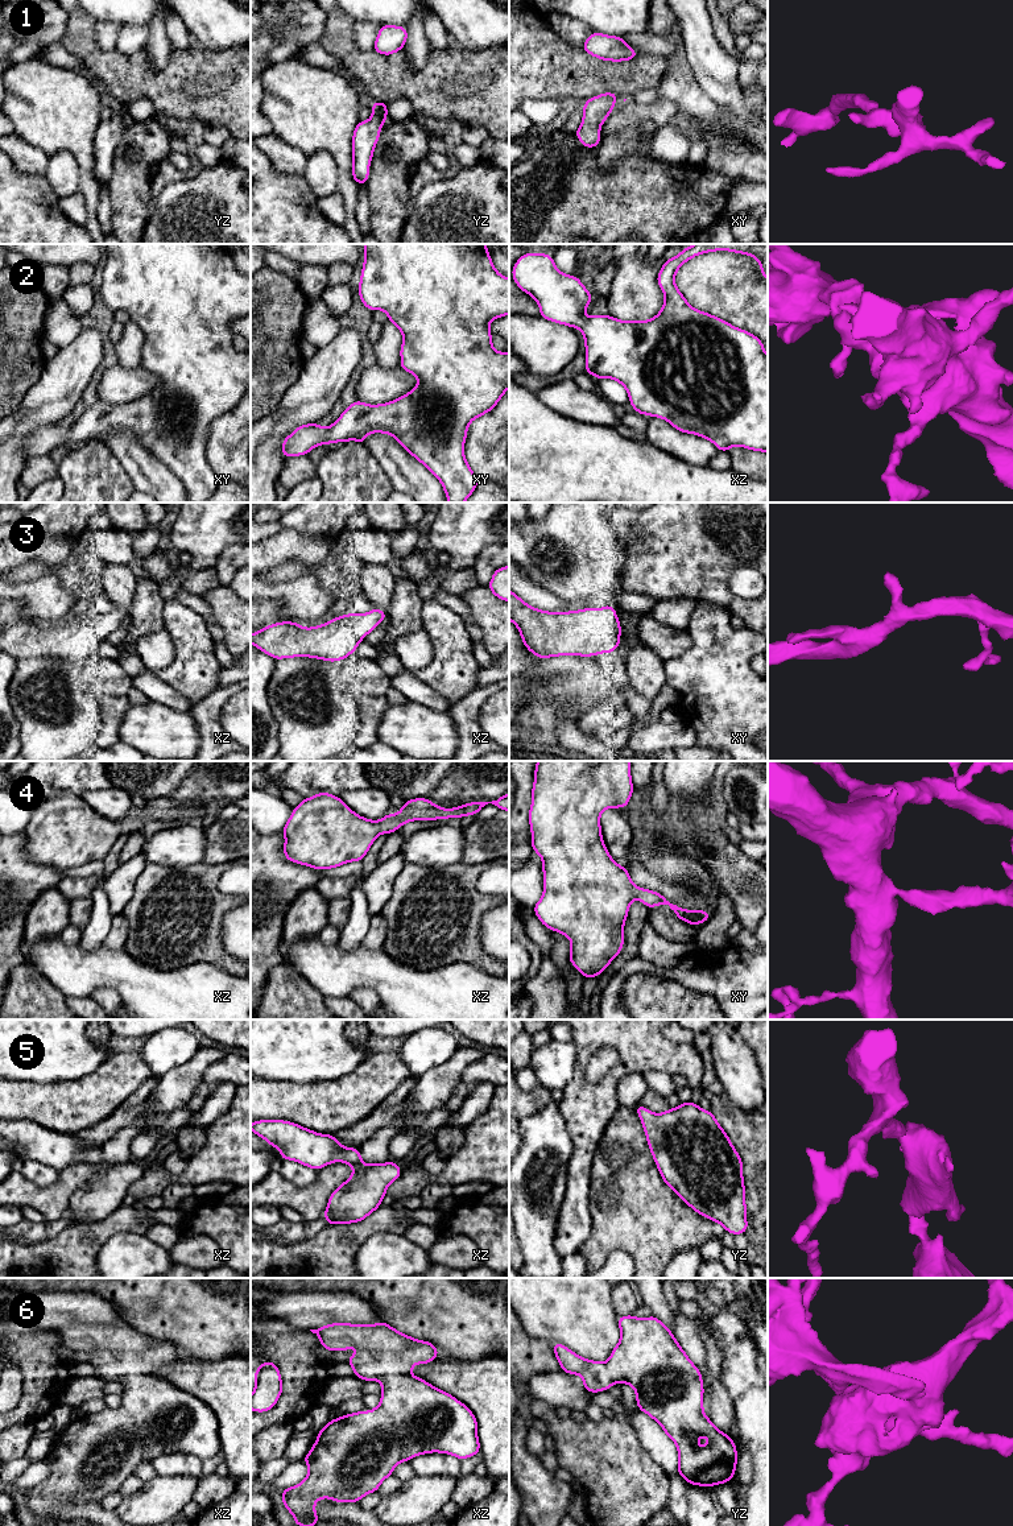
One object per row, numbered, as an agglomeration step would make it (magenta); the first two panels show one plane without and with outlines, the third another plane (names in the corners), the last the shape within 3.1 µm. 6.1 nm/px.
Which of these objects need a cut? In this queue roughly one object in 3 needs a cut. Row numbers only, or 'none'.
none

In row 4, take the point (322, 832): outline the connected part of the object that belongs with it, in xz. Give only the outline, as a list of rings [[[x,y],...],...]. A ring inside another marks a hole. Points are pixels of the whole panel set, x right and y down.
[[[318,793],[292,811],[282,834],[284,855],[295,864],[317,870],[331,869],[350,861],[363,861],[380,834],[397,831],[413,820],[435,820],[476,815],[485,805],[509,811],[509,793],[492,802],[471,802],[454,809],[442,809],[426,798],[406,801],[398,814],[386,814],[380,820],[359,816],[340,797]]]

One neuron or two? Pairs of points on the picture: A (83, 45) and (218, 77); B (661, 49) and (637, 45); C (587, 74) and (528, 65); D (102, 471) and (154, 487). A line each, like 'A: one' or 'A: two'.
A: one
B: one
C: one
D: two

